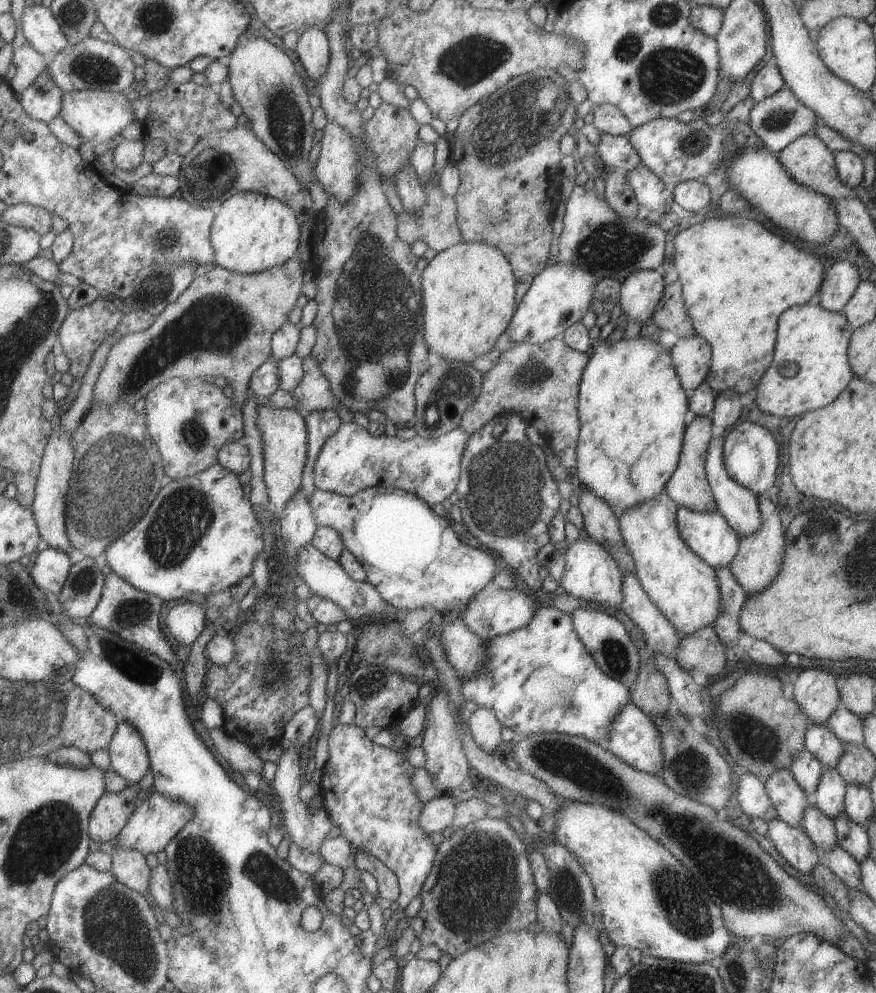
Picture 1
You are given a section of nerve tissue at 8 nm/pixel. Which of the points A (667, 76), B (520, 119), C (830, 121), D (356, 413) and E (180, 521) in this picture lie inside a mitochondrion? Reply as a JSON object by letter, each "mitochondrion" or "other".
{"A":"mitochondrion","B":"mitochondrion","C":"other","D":"other","E":"mitochondrion"}

